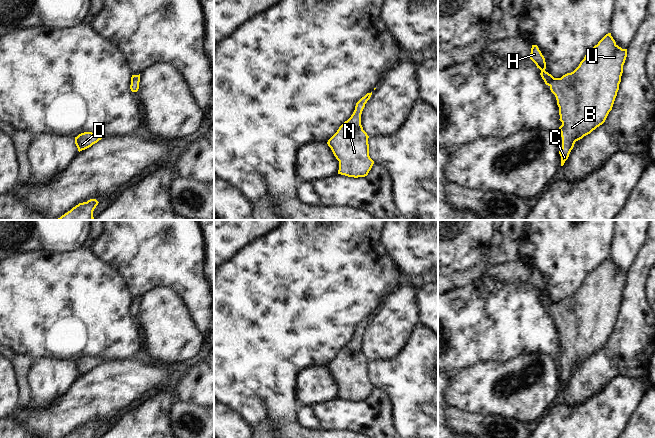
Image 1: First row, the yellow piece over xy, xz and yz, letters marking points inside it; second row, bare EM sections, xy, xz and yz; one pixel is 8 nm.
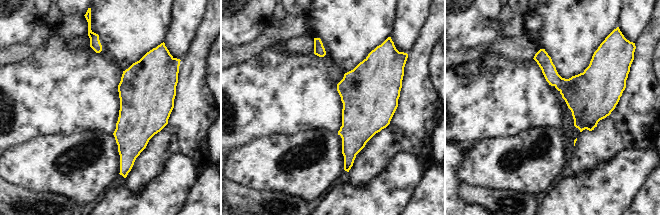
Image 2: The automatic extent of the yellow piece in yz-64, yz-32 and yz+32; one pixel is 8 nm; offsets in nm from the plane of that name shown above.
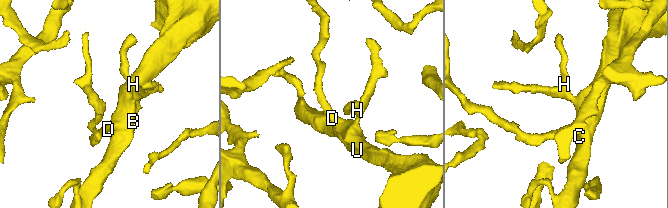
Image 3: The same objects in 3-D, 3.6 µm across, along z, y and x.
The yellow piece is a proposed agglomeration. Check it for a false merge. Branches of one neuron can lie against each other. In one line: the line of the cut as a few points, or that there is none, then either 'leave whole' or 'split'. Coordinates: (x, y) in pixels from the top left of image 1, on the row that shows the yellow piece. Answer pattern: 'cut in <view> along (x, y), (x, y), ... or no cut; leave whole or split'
no cut; leave whole

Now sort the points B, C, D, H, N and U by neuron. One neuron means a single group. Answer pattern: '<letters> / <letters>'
B C D H N U

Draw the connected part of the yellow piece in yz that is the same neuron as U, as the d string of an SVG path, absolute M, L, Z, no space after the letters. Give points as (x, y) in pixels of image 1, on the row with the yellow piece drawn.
M608 33L585 55L573 72L567 73L561 78L554 78L545 71L545 58L538 46L532 45L529 58L541 70L540 75L555 95L559 107L559 120L562 122L559 127L562 137L562 149L559 151L561 166L568 159L575 142L590 134L605 122L619 90L626 57L627 49L619 47L611 33Z

